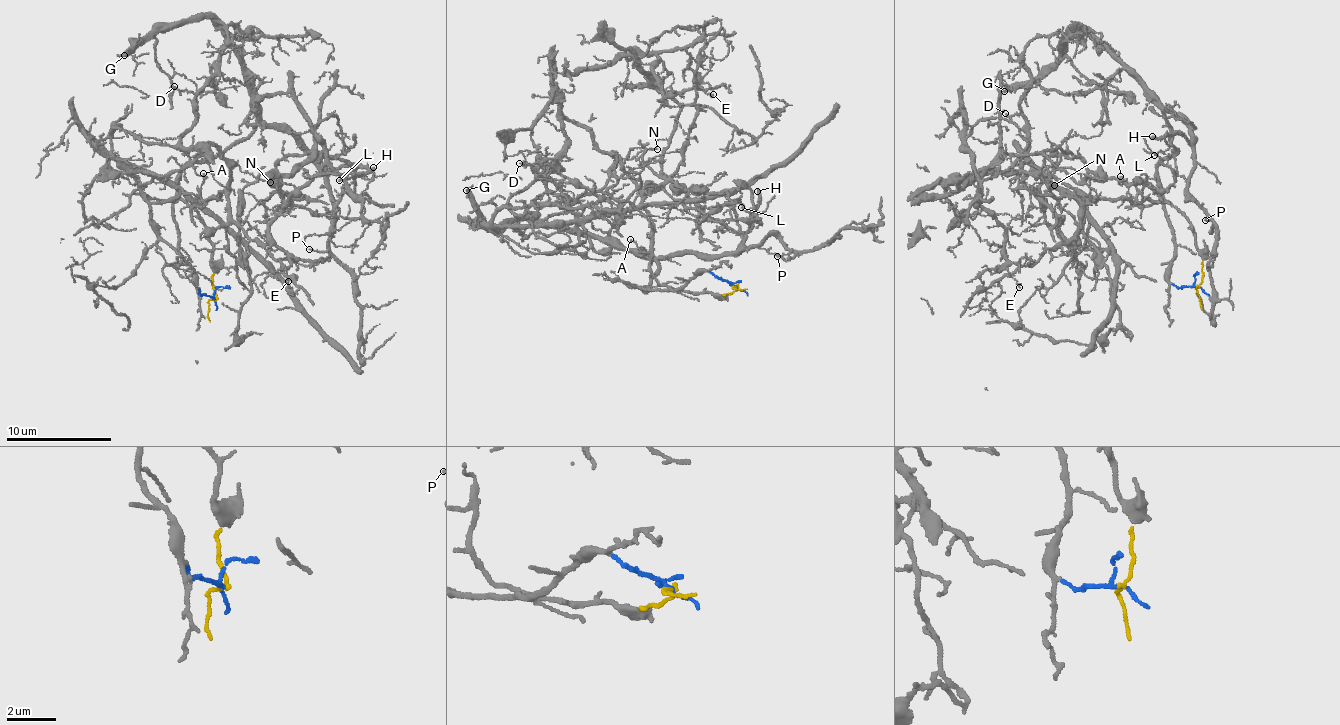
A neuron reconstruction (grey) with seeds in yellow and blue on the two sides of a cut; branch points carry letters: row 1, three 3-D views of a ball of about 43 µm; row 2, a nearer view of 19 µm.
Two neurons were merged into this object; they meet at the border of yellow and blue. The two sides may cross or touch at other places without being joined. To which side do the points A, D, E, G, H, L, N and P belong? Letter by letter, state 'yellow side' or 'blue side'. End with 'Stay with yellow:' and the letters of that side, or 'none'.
A: yellow side
D: yellow side
E: yellow side
G: blue side
H: blue side
L: blue side
N: yellow side
P: blue side
Stay with yellow: A, D, E, N

